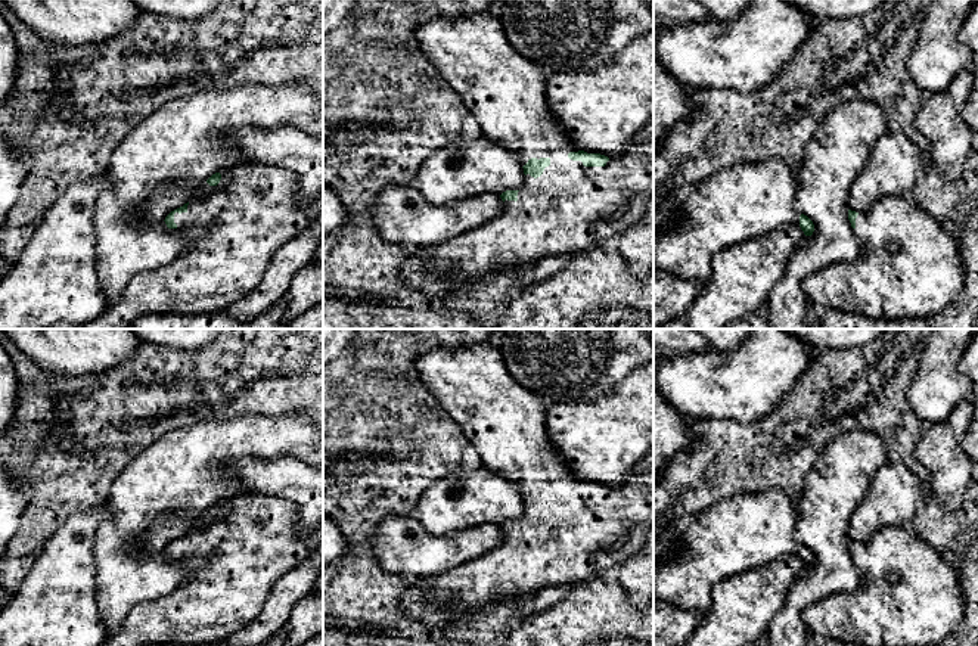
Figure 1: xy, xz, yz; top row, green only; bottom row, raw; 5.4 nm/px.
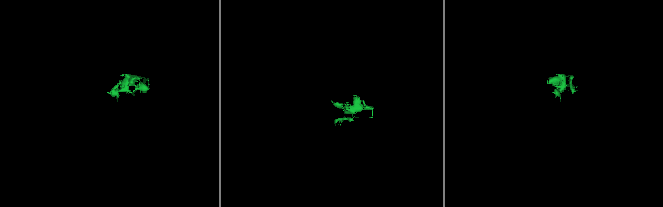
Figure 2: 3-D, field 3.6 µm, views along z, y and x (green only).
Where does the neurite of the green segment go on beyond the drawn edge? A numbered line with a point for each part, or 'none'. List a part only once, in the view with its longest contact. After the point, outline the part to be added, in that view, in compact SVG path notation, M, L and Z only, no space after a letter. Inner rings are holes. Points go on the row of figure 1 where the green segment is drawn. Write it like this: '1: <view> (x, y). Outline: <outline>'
1: xz (568, 208). Outline: M493 12L437 18L417 27L415 40L443 78L459 94L469 114L475 117L484 137L513 150L522 167L531 158L549 158L550 165L537 178L527 174L524 186L518 192L518 201L506 199L503 212L485 226L444 243L416 248L409 254L400 268L400 277L409 289L419 291L428 296L445 296L465 282L476 282L507 268L537 264L543 258L574 255L586 251L605 239L620 236L643 217L653 198L653 118L633 136L625 150L618 156L609 158L605 167L584 167L581 161L568 158L569 152L578 152L578 149L547 106L546 83L549 72L512 47L500 19Z

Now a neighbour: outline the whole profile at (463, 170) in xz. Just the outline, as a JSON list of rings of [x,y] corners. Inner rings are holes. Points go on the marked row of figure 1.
[[[479,137],[435,149],[419,167],[415,186],[432,205],[521,190],[525,174],[518,155]]]

